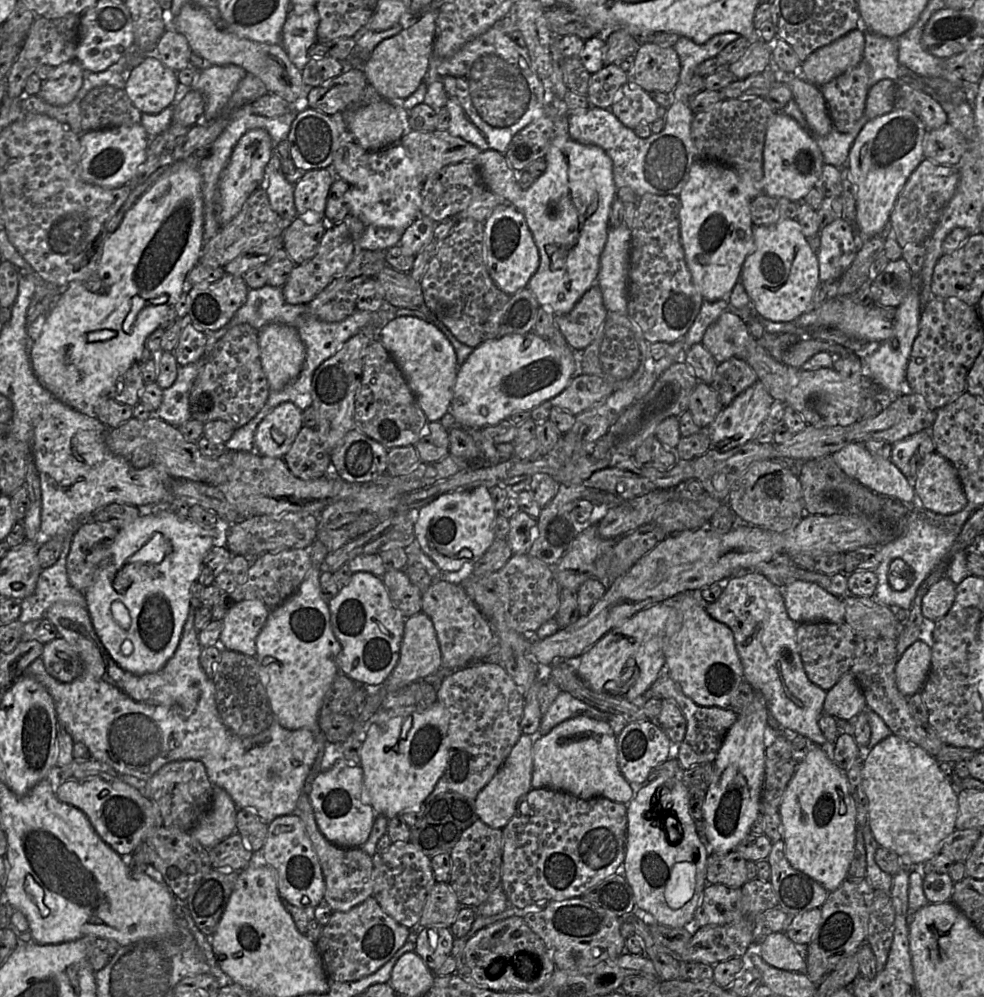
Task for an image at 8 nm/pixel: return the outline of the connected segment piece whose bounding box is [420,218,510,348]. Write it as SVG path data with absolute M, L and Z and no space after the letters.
M472 218L457 220L421 280L425 306L461 343L476 348L497 337L510 296L491 279L483 258L484 223Z

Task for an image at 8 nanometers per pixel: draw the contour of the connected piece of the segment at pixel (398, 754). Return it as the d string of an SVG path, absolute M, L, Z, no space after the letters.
M435 702L429 709L419 712L414 707L399 707L391 710L387 710L391 714L389 720L383 720L383 722L376 722L370 725L364 735L364 741L361 748L360 767L363 771L364 780L363 787L370 799L370 806L373 808L376 815L382 815L387 819L391 819L395 816L409 811L413 808L417 808L423 804L428 795L432 792L437 781L444 775L447 765L447 731L448 731L448 712L439 703Z

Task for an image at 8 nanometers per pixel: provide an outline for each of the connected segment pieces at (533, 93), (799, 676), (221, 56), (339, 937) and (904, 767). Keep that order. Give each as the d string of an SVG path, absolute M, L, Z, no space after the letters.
M493 26L484 34L463 45L447 58L431 55L427 73L416 91L405 99L403 108L410 111L424 103L436 113L447 108L450 114L448 132L481 151L493 150L504 154L513 137L544 114L544 83L538 77L525 47L517 45L508 34Z
M746 571L724 581L722 594L715 602L707 604L705 610L710 617L725 624L732 631L743 666L744 680L756 692L763 694L769 714L784 728L793 730L821 746L827 756L834 760L835 743L827 741L818 724L823 715L827 691L811 682L804 670L797 643L797 624L788 616L781 589L761 573Z
M185 4L179 14L174 19L169 19L169 26L185 36L190 49L199 54L204 60L214 65L234 64L242 67L247 73L253 74L260 78L265 84L269 93L275 93L293 105L304 105L305 97L310 86L306 86L302 80L301 66L294 64L288 57L284 47L279 44L268 44L255 42L240 37L228 30L219 30L212 21L208 13L195 4Z
M370 896L348 911L334 911L323 927L316 947L330 981L359 980L377 971L408 941L410 929L385 913Z
M894 734L876 744L869 752L862 769L862 784L868 802L868 823L876 841L881 847L894 851L899 857L908 855L914 864L925 863L940 853L943 842L956 829L958 815L958 790L953 786L950 778L939 769L939 762L921 747L908 742Z

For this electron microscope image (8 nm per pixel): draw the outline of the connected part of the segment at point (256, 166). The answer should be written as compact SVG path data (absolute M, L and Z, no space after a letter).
M262 128L251 129L239 139L219 181L220 226L230 222L241 211L249 196L265 182L265 168L274 152L275 144L269 133Z

